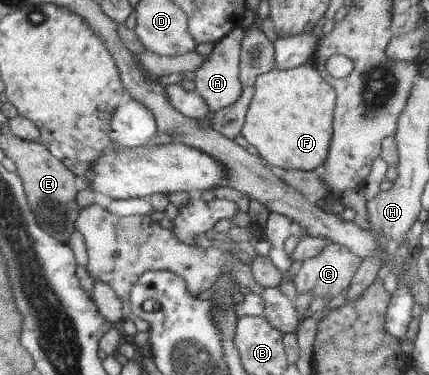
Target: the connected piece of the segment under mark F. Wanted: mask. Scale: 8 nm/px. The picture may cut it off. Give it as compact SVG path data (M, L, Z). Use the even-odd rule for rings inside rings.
M314 64L294 69L273 68L258 75L252 101L250 102L241 135L258 150L260 157L274 170L313 171L324 165L332 137L333 113L336 92L318 73Z

